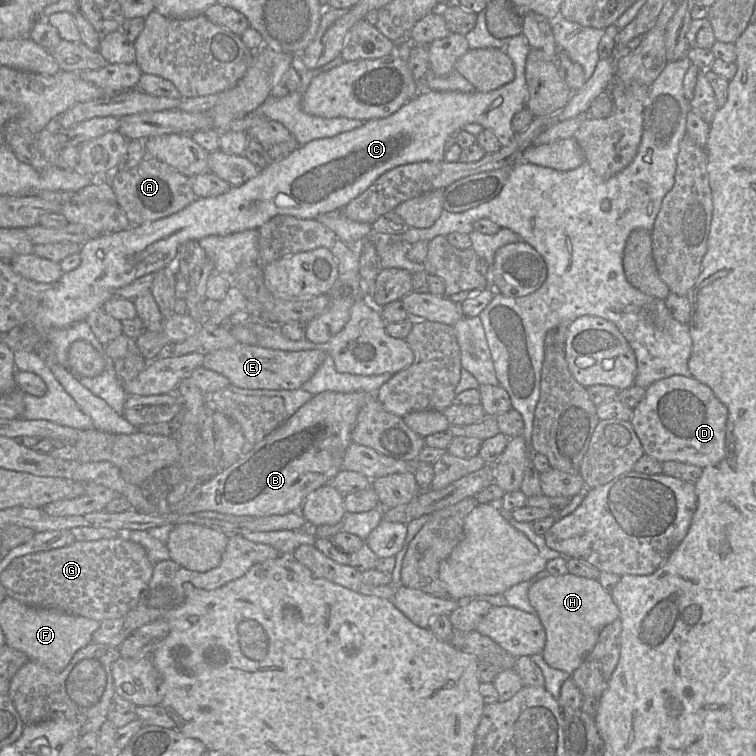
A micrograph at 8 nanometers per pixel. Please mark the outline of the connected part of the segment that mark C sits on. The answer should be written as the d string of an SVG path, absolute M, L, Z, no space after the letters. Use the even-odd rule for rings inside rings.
M519 34L509 38L504 51L513 62L515 77L510 83L496 90L485 93L476 90L471 93L462 93L425 89L387 118L368 120L354 130L298 146L288 156L261 169L256 177L241 186L232 186L222 195L197 198L184 209L168 217L141 225L133 225L128 230L103 234L88 241L82 245L79 252L80 265L76 269L64 273L59 281L44 293L39 306L31 313L31 319L20 329L28 329L38 340L51 328L64 328L85 320L90 312L103 308L105 302L114 297L119 288L146 274L172 267L176 261L179 246L186 241L199 241L211 235L225 236L259 229L277 215L293 216L298 219L316 219L321 214L342 210L349 202L367 190L382 174L397 166L423 161L443 161L449 142L467 124L480 124L484 129L492 131L502 146L507 146L516 135L511 120L517 112L526 108L529 97L525 65L530 50L531 47L524 35Z

